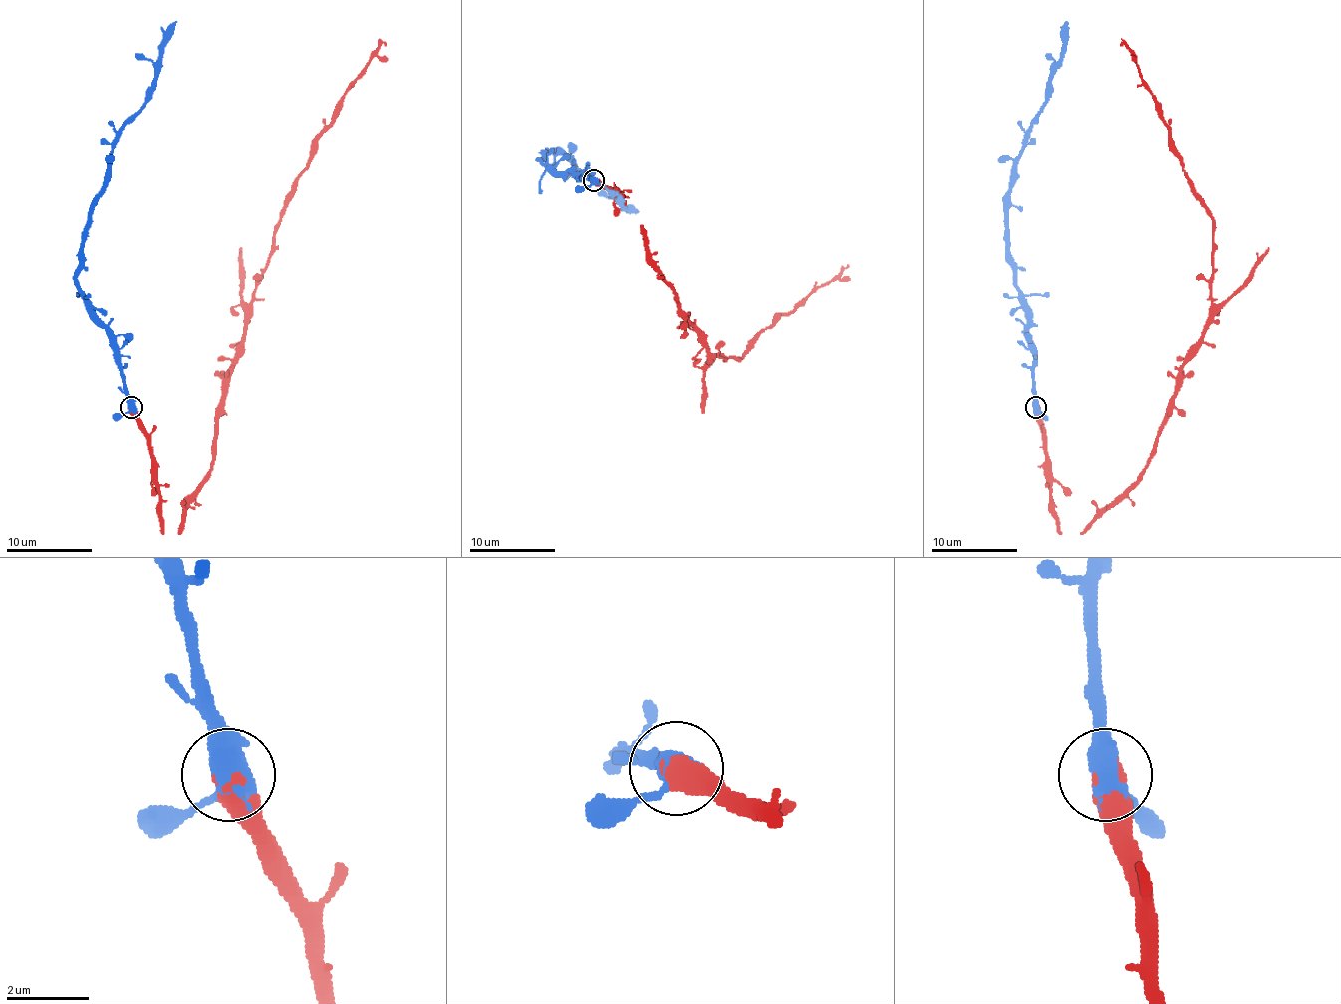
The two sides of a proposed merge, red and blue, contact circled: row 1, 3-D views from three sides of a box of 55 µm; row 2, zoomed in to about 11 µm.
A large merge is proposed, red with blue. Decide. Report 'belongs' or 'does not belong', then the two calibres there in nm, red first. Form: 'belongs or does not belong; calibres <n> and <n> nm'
belongs; calibres 750 and 480 nm

